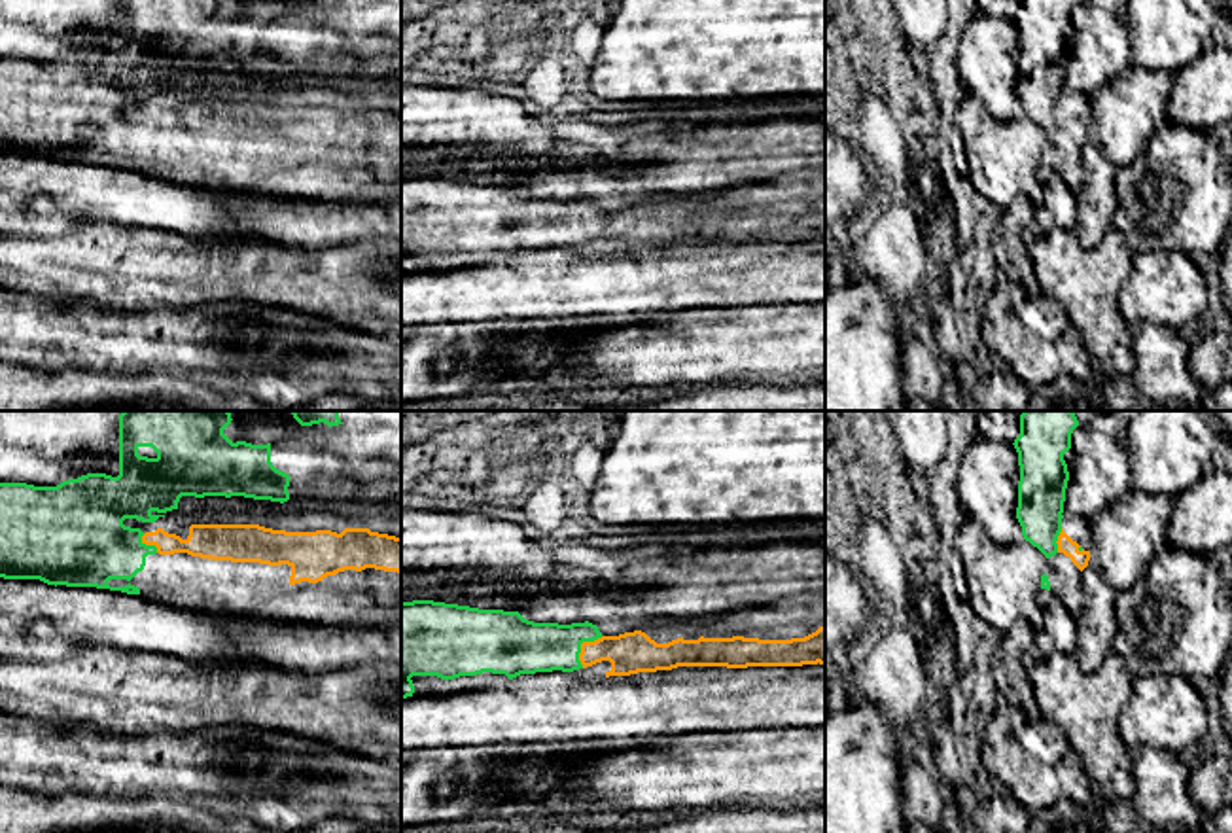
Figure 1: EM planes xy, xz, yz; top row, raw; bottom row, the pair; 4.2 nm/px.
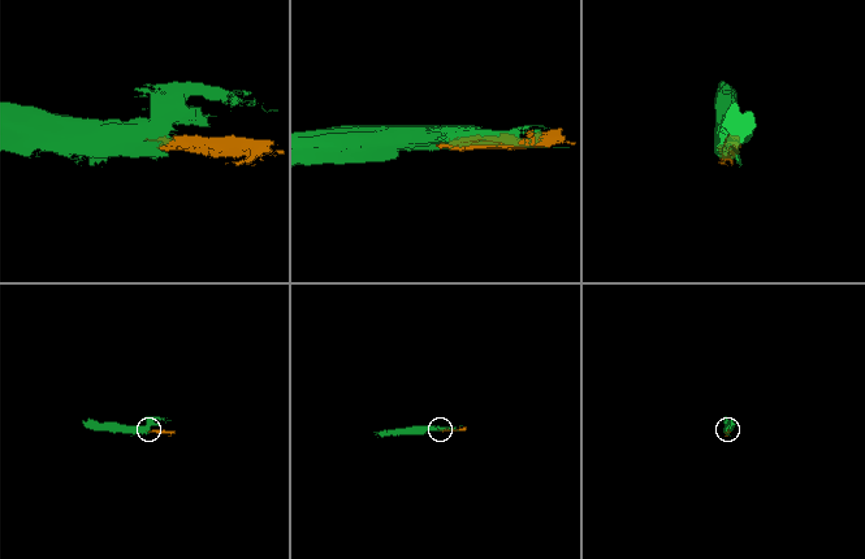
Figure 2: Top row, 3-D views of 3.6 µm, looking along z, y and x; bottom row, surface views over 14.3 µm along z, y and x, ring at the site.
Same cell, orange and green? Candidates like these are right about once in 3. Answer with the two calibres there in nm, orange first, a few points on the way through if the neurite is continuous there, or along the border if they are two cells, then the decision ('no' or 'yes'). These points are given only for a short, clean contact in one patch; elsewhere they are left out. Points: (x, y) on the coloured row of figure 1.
calibres 180 and 220 nm; way xz (634, 652), (581, 646), (523, 646); yes

